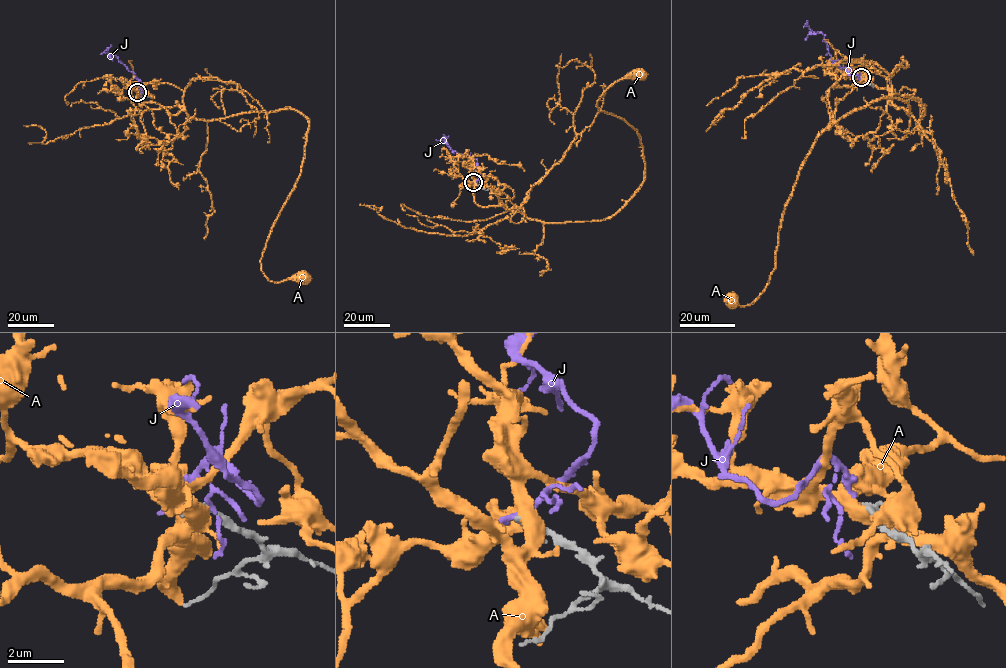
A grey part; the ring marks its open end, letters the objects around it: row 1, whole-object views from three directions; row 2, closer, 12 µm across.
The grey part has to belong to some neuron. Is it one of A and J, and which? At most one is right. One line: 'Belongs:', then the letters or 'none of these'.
Belongs: none of these

